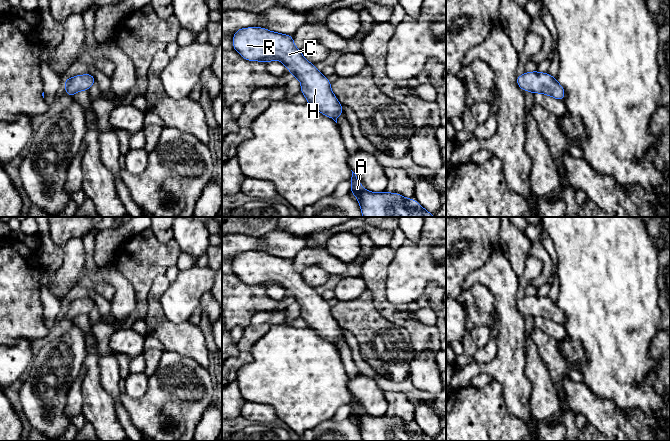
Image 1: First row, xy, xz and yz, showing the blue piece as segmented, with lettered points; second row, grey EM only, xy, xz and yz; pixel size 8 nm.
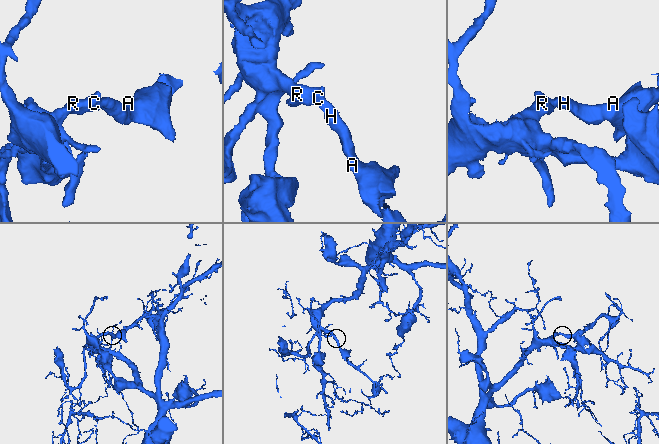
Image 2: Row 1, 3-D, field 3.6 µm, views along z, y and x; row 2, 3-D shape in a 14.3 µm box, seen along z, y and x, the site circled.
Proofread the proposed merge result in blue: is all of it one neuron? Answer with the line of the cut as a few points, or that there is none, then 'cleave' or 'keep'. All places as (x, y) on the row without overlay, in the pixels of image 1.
no cut; keep

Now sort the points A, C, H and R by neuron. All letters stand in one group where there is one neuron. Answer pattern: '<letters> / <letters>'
A C H R

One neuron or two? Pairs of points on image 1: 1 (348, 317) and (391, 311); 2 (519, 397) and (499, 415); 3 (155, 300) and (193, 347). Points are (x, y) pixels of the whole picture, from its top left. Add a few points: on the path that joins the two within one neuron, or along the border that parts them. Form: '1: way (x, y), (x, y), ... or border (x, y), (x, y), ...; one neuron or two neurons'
1: border (370, 291), (375, 309), (383, 317), (398, 326); two neurons
2: border (501, 385), (507, 411), (524, 423); two neurons
3: way (155, 313), (180, 338); one neuron

